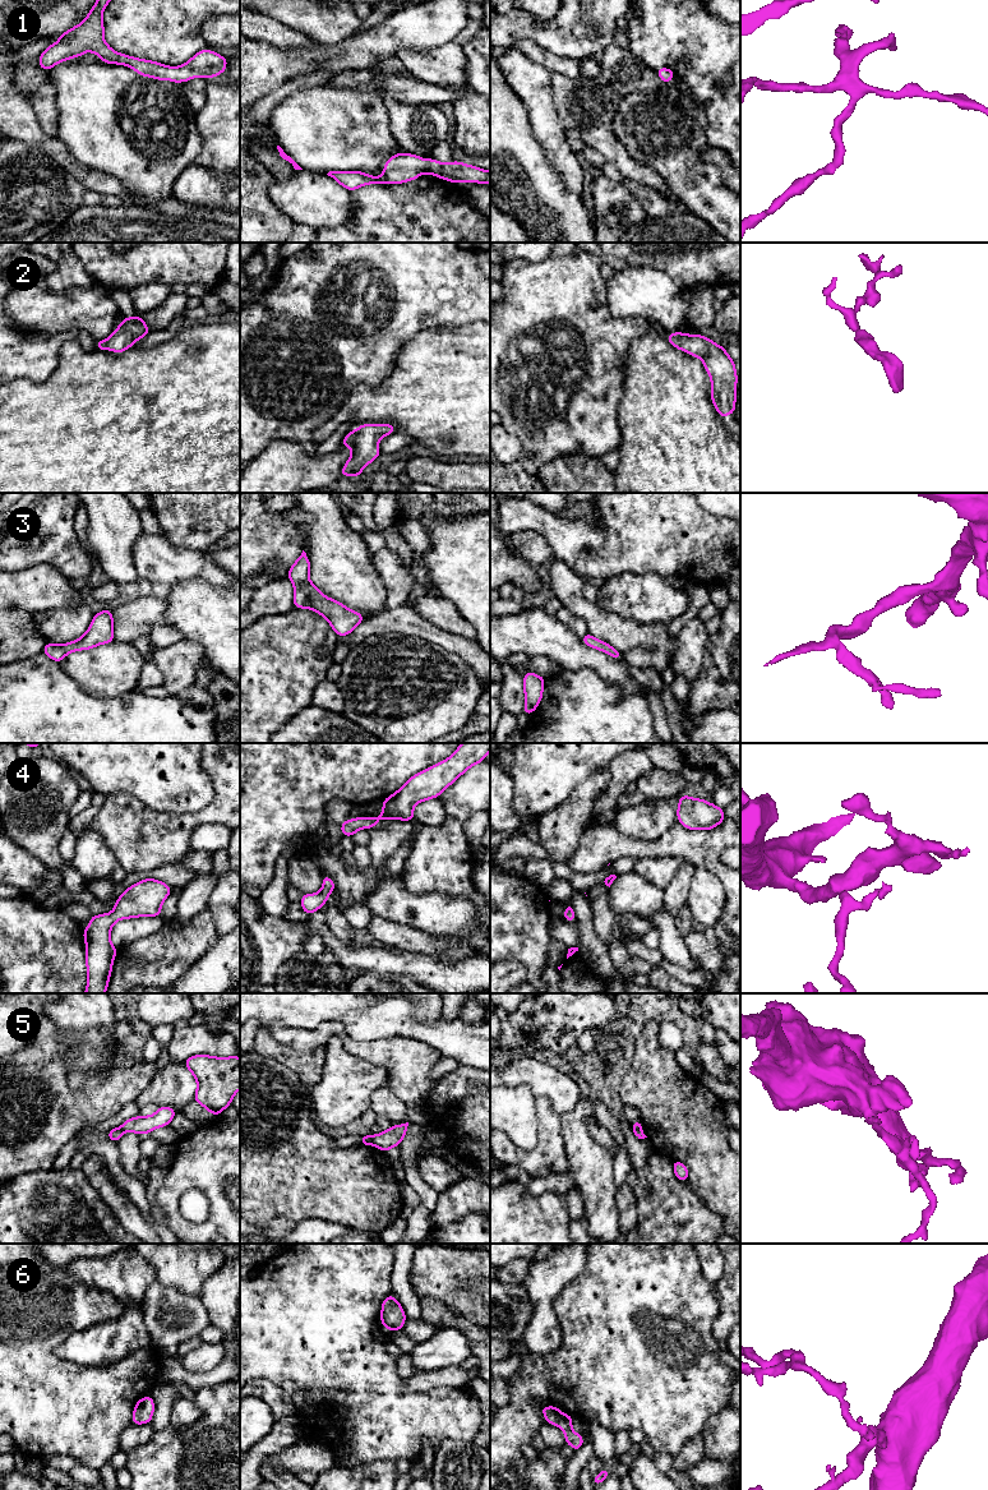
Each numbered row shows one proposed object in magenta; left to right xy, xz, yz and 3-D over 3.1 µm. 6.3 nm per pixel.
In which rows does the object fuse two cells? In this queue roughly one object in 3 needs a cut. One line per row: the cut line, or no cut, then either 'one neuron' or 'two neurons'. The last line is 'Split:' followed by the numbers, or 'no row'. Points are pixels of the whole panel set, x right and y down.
1: cut none; one neuron
2: cut none; one neuron
3: cut none; one neuron
4: cut none; one neuron
5: cut xz (372, 1135), (373, 1143); two neurons
6: cut none; one neuron
Split: 5

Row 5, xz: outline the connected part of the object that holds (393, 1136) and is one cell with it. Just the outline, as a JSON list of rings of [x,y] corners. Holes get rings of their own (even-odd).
[[[408,1122],[401,1125],[392,1125],[389,1130],[382,1131],[379,1135],[373,1135],[373,1145],[383,1152],[391,1150],[400,1145],[407,1133]]]

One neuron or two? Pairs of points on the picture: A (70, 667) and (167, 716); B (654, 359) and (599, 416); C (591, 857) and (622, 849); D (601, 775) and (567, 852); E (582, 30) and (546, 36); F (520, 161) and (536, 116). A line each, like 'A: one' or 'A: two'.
A: two
B: two
C: one
D: one
E: one
F: two

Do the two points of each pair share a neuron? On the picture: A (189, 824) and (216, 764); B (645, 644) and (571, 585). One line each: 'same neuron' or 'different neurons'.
A: same neuron
B: same neuron

